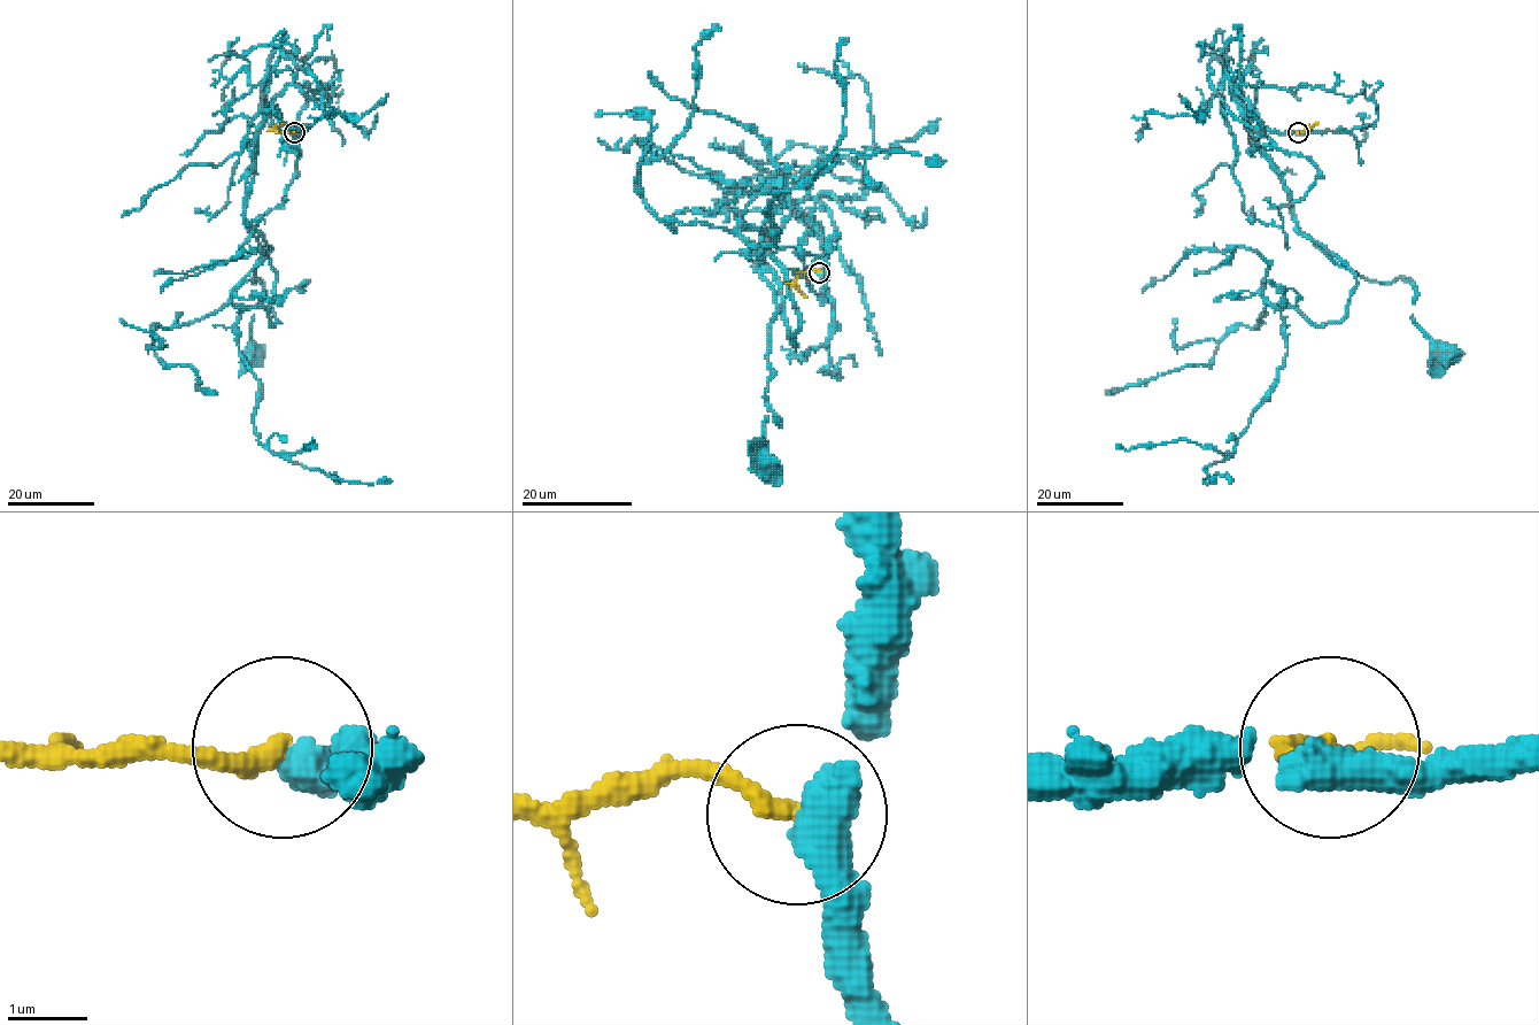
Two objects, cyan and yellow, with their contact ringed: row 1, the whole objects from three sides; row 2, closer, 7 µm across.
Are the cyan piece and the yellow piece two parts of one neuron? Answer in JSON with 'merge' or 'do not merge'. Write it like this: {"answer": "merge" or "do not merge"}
{"answer": "merge"}

